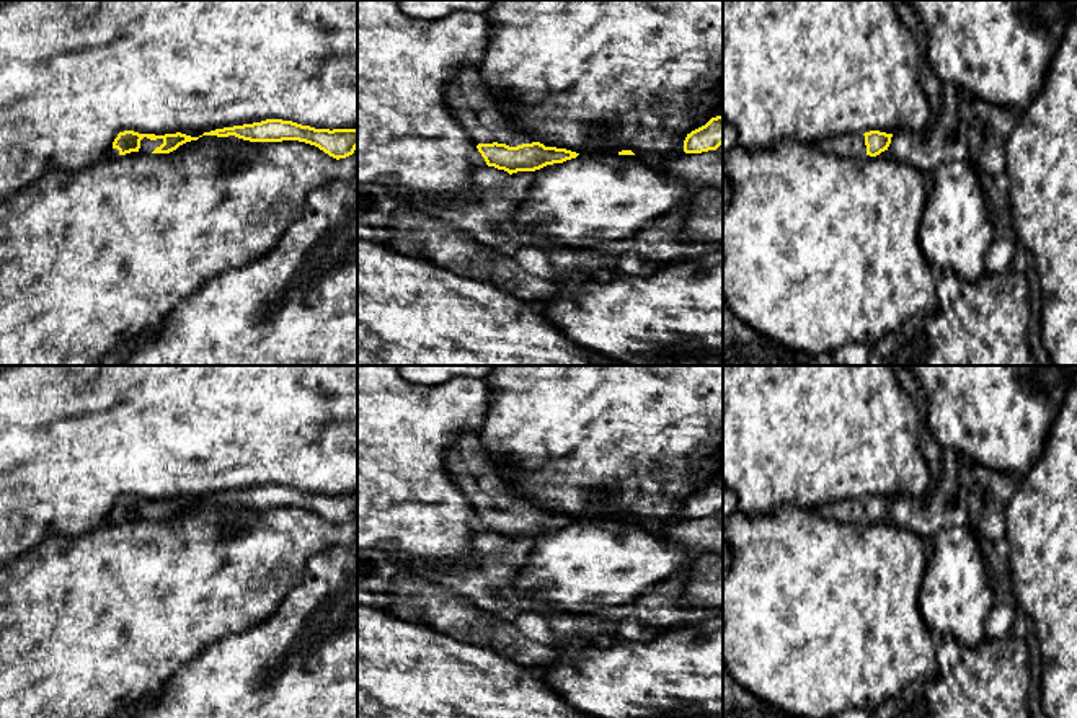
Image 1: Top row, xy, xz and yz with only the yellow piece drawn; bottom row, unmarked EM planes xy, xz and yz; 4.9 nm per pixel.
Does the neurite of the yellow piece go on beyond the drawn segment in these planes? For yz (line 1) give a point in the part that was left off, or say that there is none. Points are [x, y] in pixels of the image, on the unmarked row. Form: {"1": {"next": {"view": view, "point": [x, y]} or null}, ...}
{"1": {"next": {"view": "yz", "point": [852, 511]}}}

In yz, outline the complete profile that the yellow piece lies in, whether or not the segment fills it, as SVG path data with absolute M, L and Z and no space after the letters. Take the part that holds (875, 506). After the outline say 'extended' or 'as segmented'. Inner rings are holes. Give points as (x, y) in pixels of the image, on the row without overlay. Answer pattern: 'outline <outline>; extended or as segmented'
outline M870 496L865 499L849 499L831 506L819 506L809 511L842 524L876 522L888 516L891 503L893 499Z; extended

